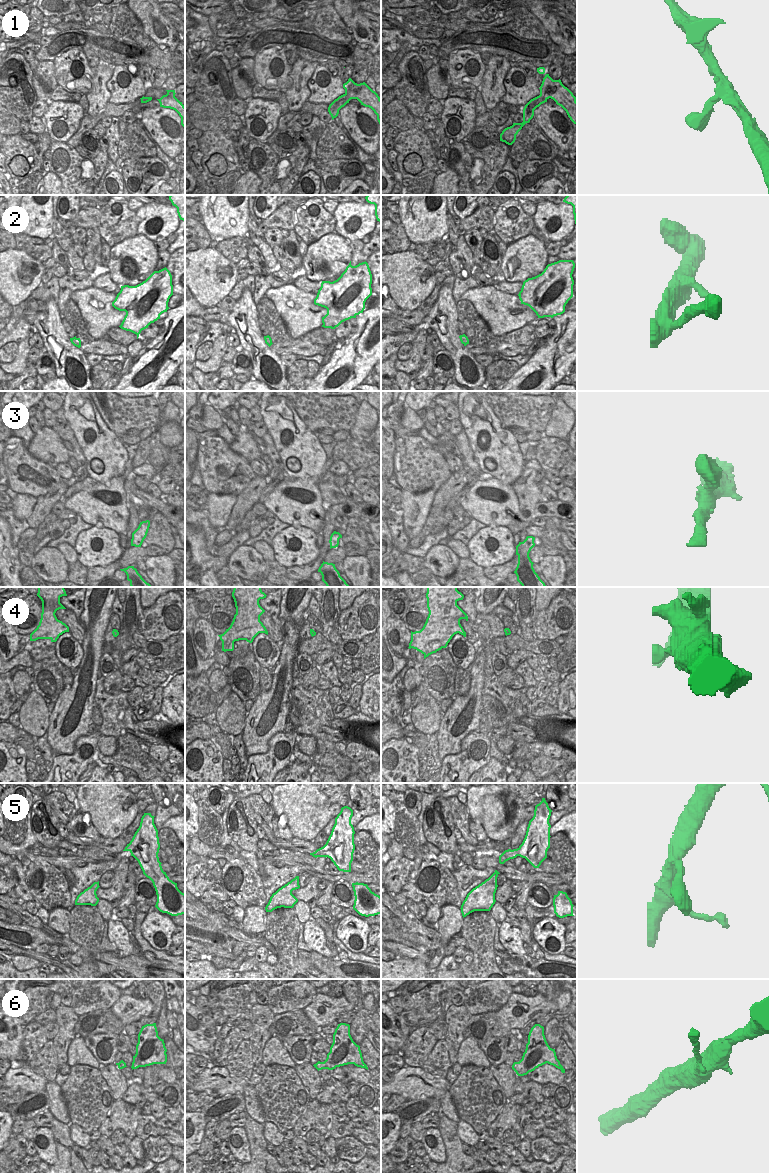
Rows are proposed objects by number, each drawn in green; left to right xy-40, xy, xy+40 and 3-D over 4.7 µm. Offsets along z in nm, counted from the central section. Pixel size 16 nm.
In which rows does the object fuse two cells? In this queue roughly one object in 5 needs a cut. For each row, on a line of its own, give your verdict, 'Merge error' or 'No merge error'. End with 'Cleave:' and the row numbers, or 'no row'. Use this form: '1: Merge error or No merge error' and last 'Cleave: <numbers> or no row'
1: No merge error
2: No merge error
3: No merge error
4: No merge error
5: No merge error
6: No merge error
Cleave: no row.

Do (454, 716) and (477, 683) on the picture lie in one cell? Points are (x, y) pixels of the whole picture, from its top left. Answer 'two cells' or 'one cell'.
one cell

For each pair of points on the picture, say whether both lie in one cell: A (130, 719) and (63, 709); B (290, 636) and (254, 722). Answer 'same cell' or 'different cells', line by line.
A: different cells
B: same cell

